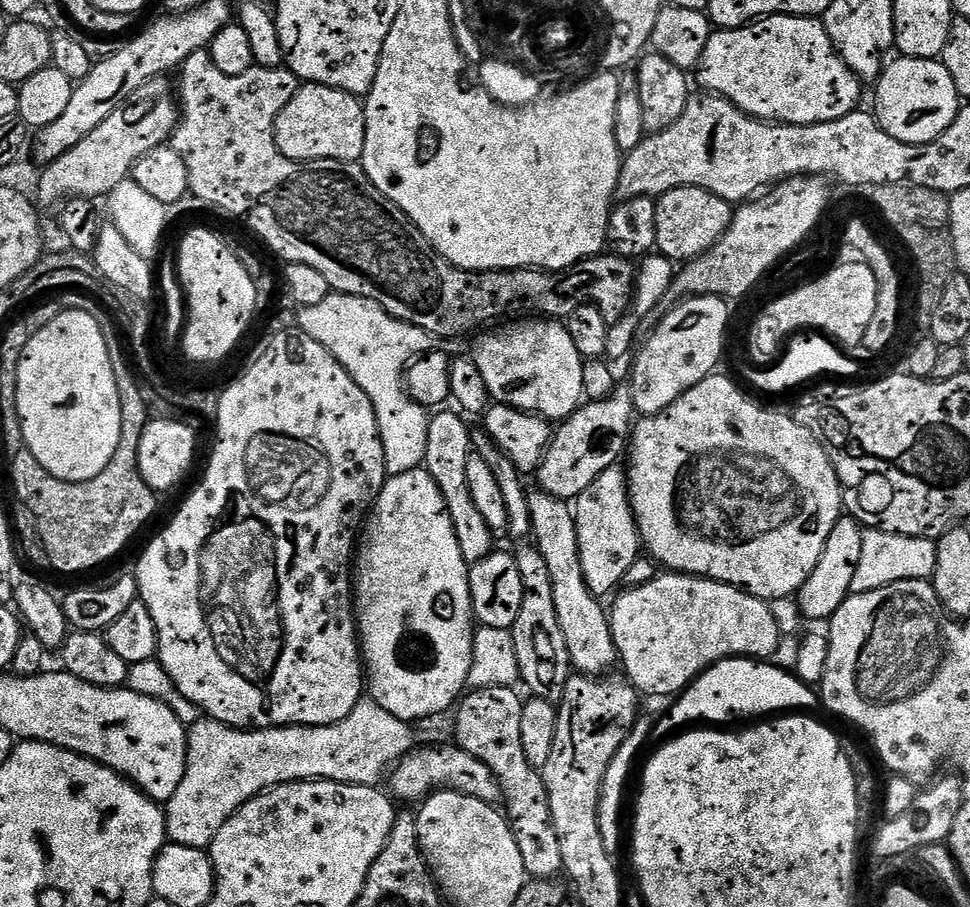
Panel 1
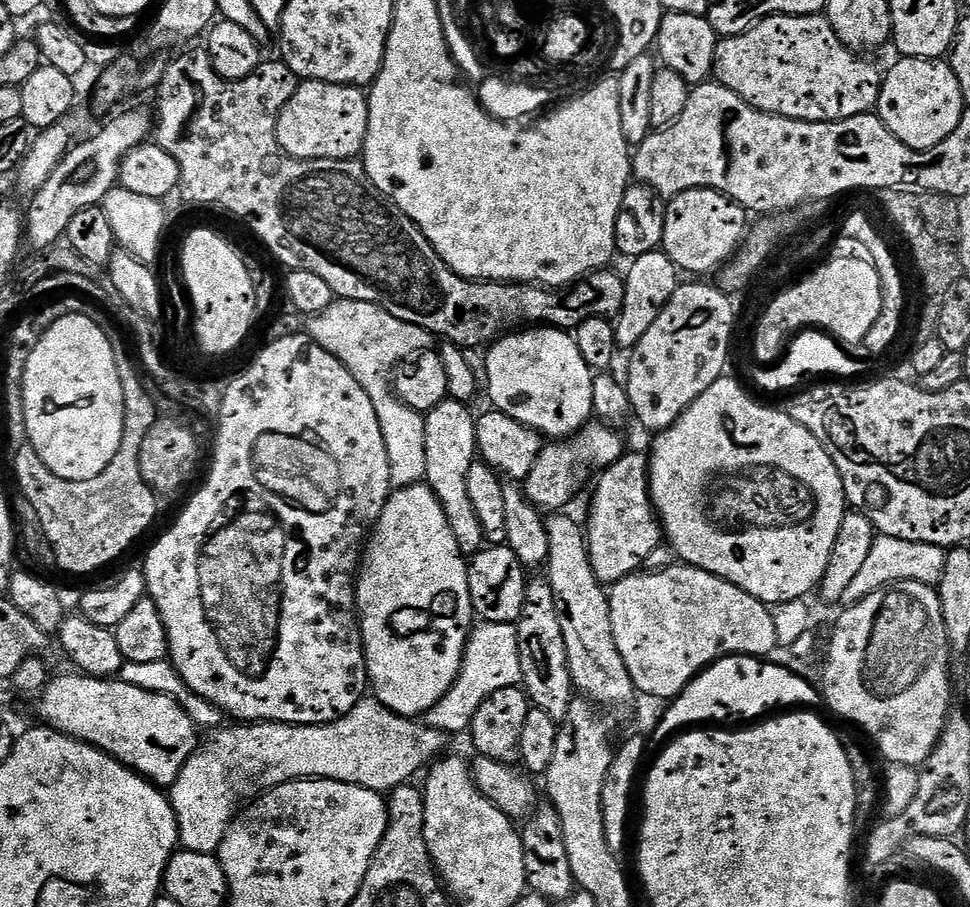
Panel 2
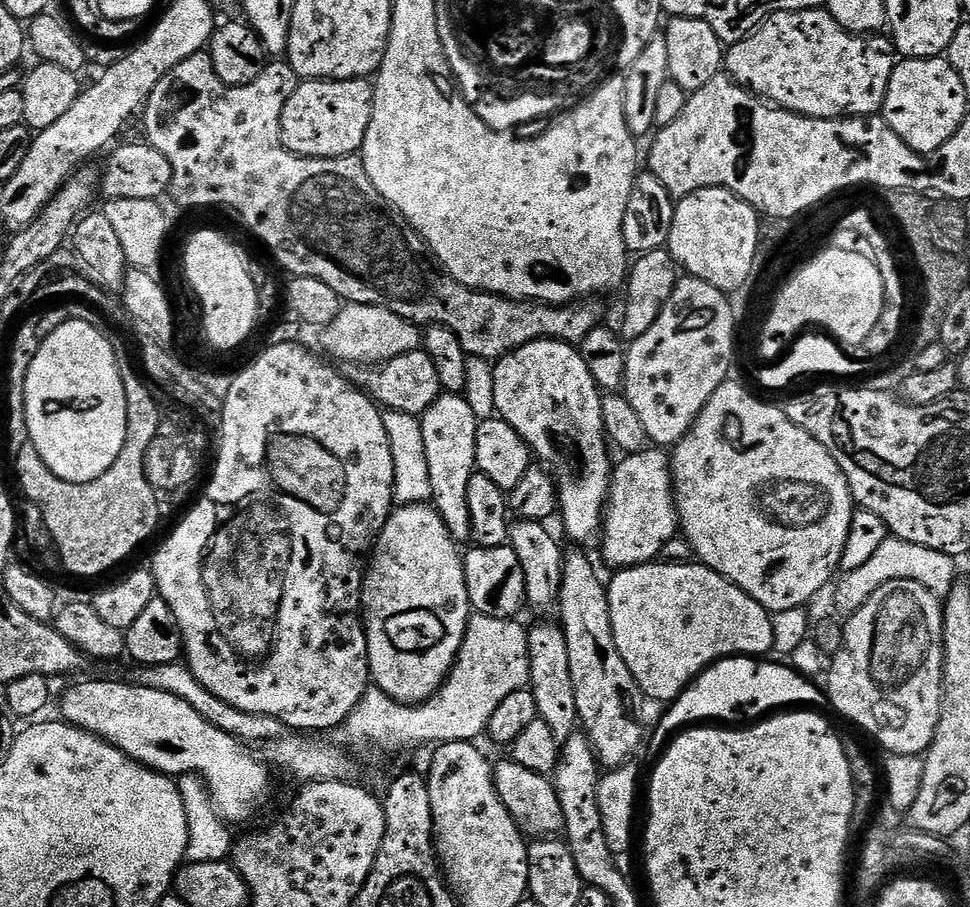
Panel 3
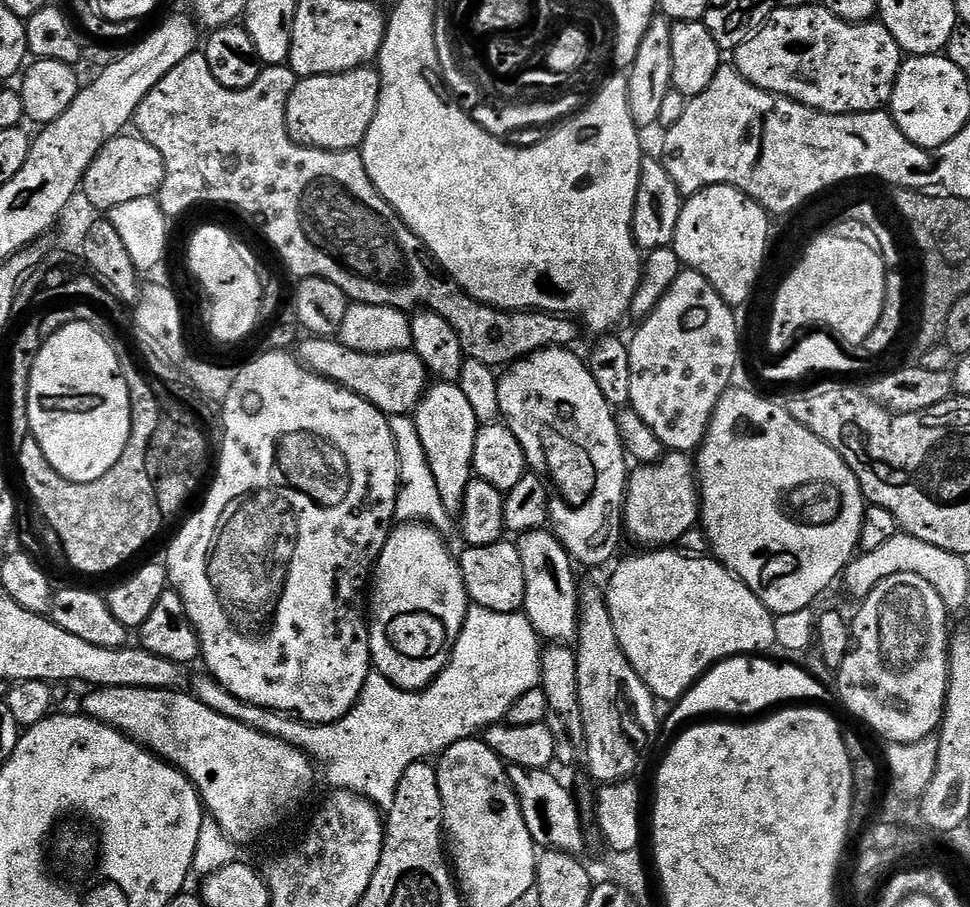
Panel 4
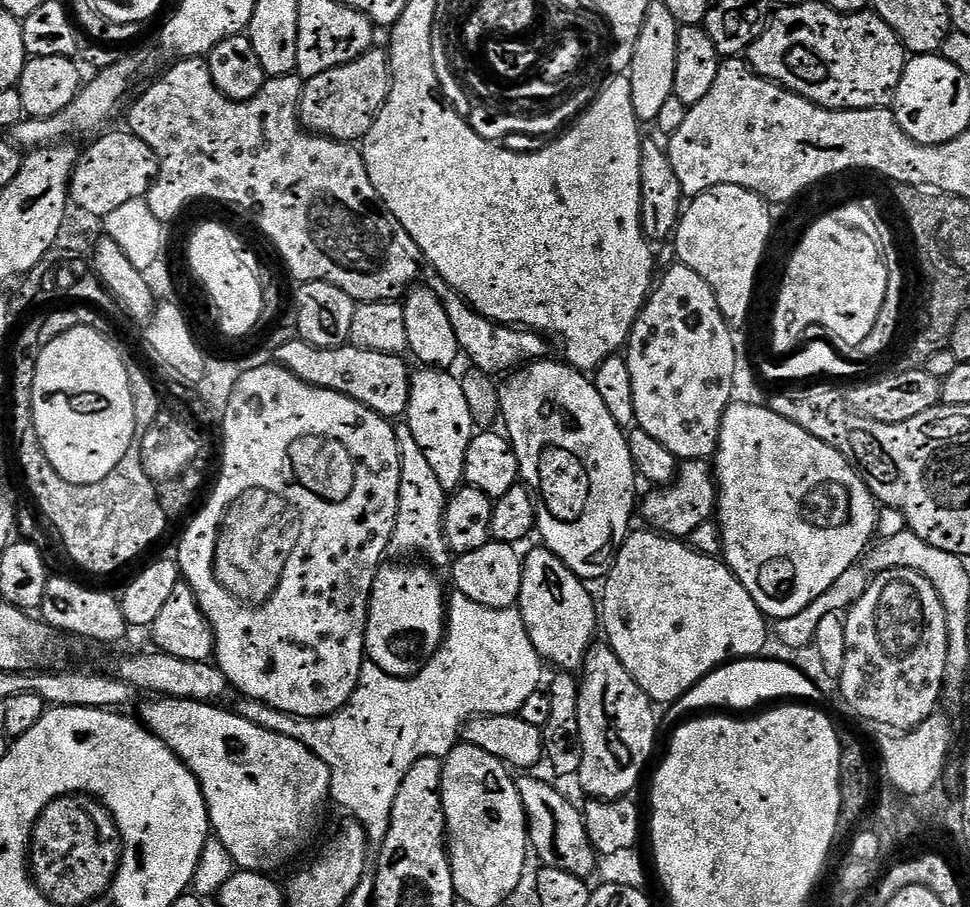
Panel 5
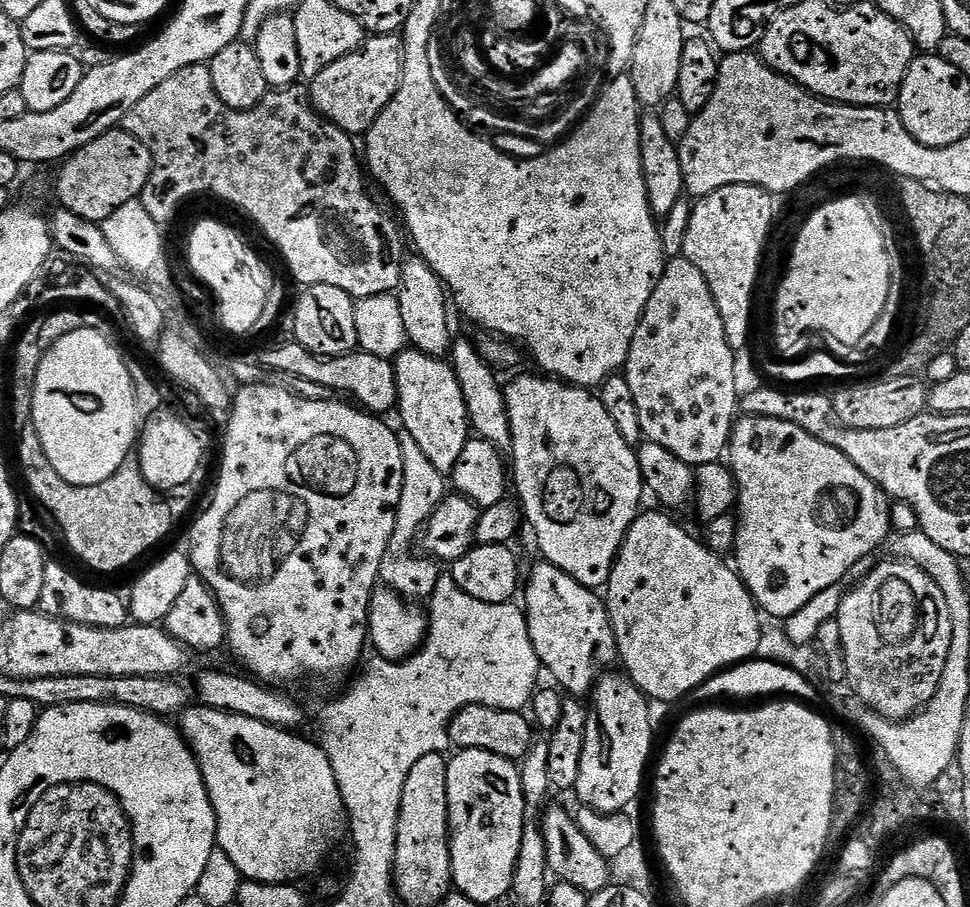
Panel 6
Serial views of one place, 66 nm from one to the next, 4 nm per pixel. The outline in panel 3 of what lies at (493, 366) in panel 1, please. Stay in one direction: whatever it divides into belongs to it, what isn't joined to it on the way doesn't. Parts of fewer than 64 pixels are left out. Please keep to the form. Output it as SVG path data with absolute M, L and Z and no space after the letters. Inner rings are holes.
M535 340L495 361L493 368L496 369L492 372L492 400L500 411L497 412L499 419L505 420L527 442L533 457L554 477L558 516L564 519L565 534L572 540L592 540L595 536L597 539L602 528L604 505L608 502L614 464L608 461L610 444L604 435L600 405L602 392L590 370L586 370L586 362L582 362L573 345L563 344L560 340ZM579 456L580 472L572 472Z

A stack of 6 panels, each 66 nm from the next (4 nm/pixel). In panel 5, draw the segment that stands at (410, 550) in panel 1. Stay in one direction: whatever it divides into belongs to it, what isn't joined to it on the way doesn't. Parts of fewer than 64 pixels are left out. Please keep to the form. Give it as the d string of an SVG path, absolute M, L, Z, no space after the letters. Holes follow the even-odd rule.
M388 568L376 572L368 603L368 633L364 639L366 656L391 676L415 676L438 651L446 631L446 592L433 569Z

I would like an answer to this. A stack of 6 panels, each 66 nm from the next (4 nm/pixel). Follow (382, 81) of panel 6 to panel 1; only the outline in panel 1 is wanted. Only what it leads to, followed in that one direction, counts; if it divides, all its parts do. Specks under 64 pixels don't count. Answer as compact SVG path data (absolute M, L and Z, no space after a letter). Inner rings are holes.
M301 83L276 116L276 145L291 160L333 160L343 164L363 161L366 122L361 97L351 96L321 84Z

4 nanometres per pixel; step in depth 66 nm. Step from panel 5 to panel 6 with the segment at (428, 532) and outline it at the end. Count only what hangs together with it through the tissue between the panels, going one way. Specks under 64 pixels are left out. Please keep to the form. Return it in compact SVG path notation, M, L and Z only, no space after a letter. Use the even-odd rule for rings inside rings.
M405 431L399 433L400 449L402 450L402 462L404 463L404 481L402 482L402 498L396 507L396 525L394 534L388 543L386 554L382 558L380 567L380 580L391 591L403 596L409 602L427 601L434 594L434 586L438 586L438 578L442 575L442 568L435 559L425 558L423 555L412 556L412 547L417 547L418 537L422 529L428 523L428 519L434 514L434 510L446 495L445 473L434 470L430 458L422 454L418 442L410 438Z

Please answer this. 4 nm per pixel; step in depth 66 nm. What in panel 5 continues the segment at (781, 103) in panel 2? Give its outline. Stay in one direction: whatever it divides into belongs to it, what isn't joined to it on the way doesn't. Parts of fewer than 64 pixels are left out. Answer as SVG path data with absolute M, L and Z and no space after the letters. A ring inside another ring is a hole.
M797 2L792 8L781 8L779 12L771 17L771 20L772 25L769 28L767 25L761 31L759 38L746 50L747 62L759 76L765 76L766 79L774 81L775 84L780 84L783 88L789 88L791 92L796 92L802 98L806 98L823 108L828 108L832 112L861 112L871 108L891 109L893 107L896 91L898 90L898 82L902 82L902 74L910 56L904 47L904 43L898 38L898 34L894 34L894 30L890 30L890 26L886 26L886 22L882 22L882 18L876 15L875 11L865 10L863 12L845 14L836 12L827 2L820 2L820 4Z

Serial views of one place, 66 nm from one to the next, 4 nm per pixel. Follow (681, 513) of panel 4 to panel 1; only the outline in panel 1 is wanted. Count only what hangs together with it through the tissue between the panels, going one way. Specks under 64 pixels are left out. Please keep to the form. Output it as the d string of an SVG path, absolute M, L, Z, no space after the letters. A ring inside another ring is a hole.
M613 466L602 470L602 474L598 474L598 478L594 478L594 482L590 482L590 486L576 497L574 515L578 554L586 586L598 598L604 598L607 592L615 593L623 585L626 570L630 570L630 566L634 566L634 562L642 556L640 532L636 528L632 503L628 501L625 469Z

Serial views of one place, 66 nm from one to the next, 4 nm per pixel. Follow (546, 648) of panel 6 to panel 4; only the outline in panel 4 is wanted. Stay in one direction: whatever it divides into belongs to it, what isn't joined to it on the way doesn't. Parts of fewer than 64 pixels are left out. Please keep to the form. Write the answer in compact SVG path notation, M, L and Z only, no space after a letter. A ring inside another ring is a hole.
M548 530L523 533L519 537L518 547L522 560L522 578L526 578L523 615L528 619L530 626L541 641L575 641L578 599L576 600L576 578L572 574L574 564L567 550Z

